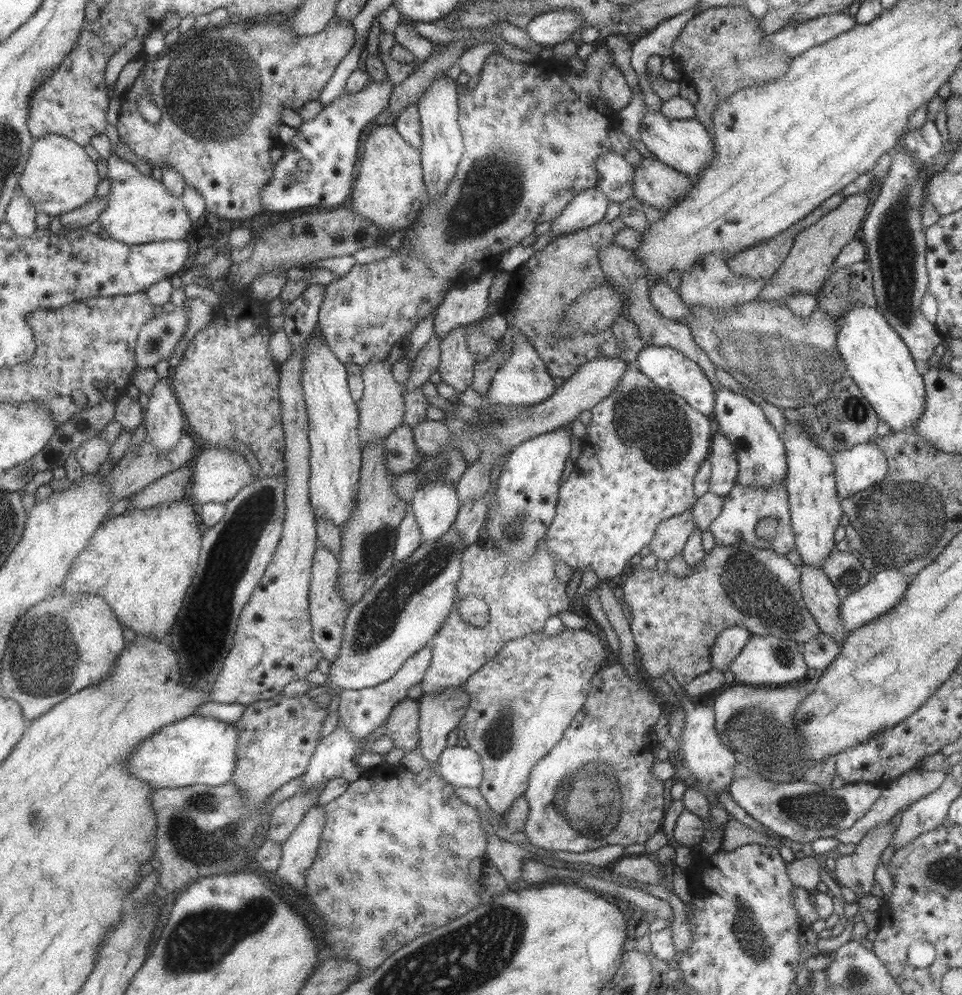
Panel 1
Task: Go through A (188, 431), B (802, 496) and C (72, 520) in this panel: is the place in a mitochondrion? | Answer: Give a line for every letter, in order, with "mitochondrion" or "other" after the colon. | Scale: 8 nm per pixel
A: other
B: other
C: other

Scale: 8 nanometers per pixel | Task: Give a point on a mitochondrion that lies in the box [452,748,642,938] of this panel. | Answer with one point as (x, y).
(586, 794)

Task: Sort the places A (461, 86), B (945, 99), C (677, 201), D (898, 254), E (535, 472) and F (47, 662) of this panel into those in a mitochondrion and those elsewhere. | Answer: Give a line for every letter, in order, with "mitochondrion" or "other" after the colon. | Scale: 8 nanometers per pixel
A: other
B: other
C: other
D: mitochondrion
E: other
F: mitochondrion

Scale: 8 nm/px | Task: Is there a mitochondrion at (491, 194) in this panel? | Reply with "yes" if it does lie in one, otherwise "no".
yes

